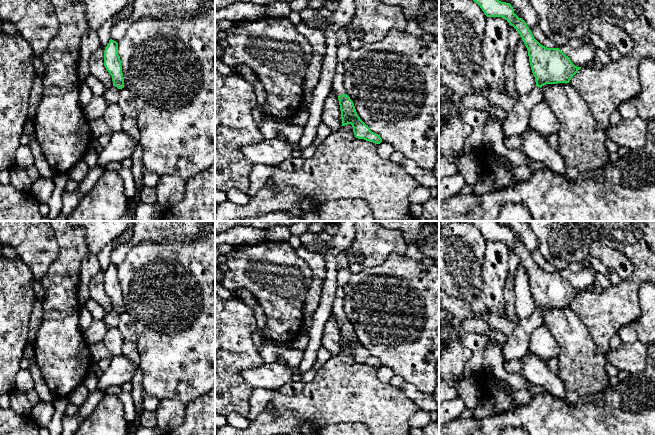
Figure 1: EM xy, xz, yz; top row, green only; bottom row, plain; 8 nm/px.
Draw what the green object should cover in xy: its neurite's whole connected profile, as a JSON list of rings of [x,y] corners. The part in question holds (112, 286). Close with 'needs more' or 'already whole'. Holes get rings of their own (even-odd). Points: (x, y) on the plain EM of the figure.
[[[112,263],[109,264],[104,274],[104,290],[112,300],[113,310],[105,314],[103,321],[107,328],[118,327],[119,314],[124,312],[124,301],[118,279],[118,267]]]; needs more

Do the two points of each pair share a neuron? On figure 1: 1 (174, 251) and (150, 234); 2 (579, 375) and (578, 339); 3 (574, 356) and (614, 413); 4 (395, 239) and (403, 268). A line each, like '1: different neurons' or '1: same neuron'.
1: different neurons
2: same neuron
3: different neurons
4: different neurons

